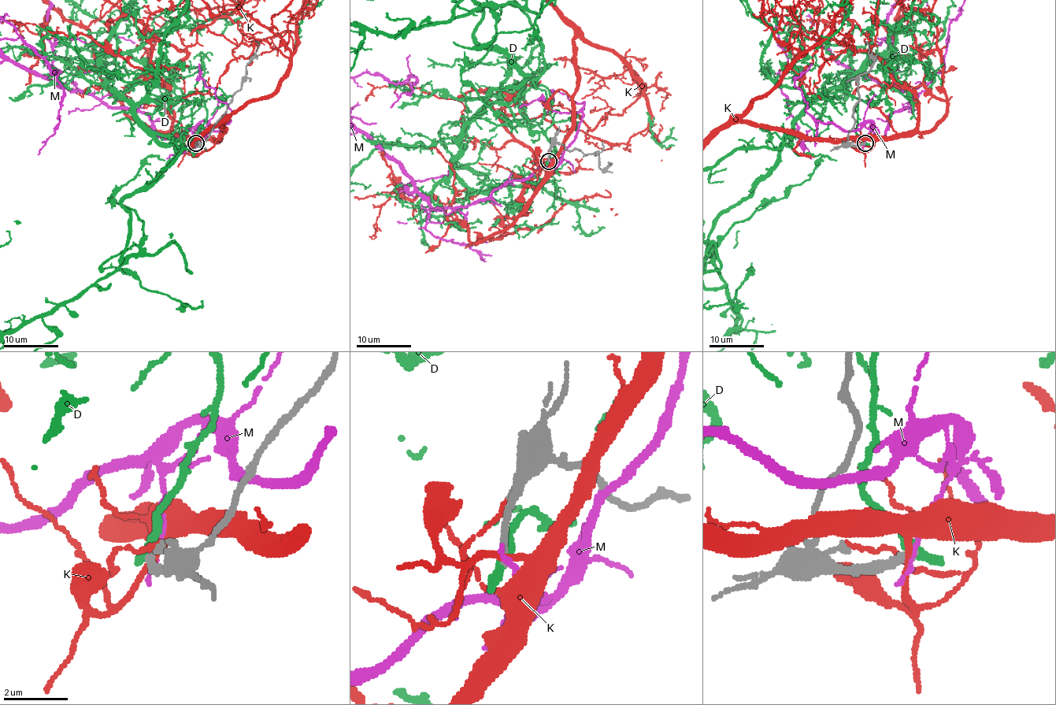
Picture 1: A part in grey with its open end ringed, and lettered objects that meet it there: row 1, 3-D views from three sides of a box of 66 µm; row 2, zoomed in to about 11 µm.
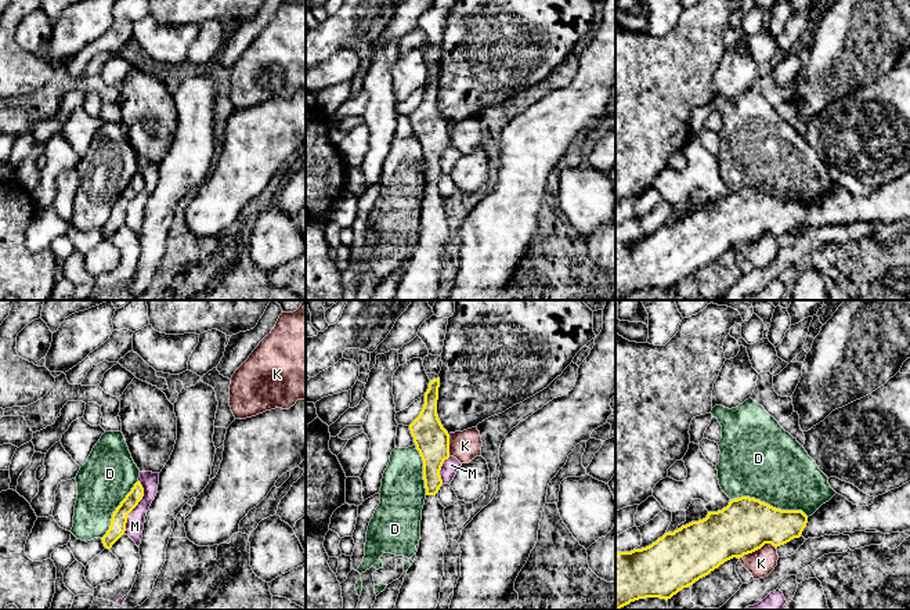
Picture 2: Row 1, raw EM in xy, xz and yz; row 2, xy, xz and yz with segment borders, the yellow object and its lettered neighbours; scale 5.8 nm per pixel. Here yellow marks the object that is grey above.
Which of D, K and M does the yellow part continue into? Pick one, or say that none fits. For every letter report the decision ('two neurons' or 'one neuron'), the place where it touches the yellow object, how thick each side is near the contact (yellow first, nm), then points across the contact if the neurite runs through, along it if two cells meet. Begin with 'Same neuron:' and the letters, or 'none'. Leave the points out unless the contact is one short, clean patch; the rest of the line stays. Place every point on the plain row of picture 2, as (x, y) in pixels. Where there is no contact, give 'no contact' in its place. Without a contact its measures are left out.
Same neuron: none
D: two neurons; meets yellow in yz at (769, 195); 320 nm thick on the yellow side, 440 nm on the other
K: two neurons; meets yellow in yz at (757, 239); 320 nm thick on the yellow side, 160 nm on the other
M: two neurons; meets yellow in xy at (136, 195); 100 nm thick on the yellow side, 110 nm on the other; border along xy (138, 170), (143, 179), (143, 188), (129, 204), (123, 223)

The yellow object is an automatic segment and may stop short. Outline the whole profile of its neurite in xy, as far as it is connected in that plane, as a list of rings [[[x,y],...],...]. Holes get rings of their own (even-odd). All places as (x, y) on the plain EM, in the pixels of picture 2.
[[[137,172],[131,178],[131,181],[126,185],[126,188],[113,202],[109,220],[101,228],[106,239],[111,239],[112,235],[124,224],[129,203],[138,195],[142,187],[144,187],[144,178],[141,173]]]

